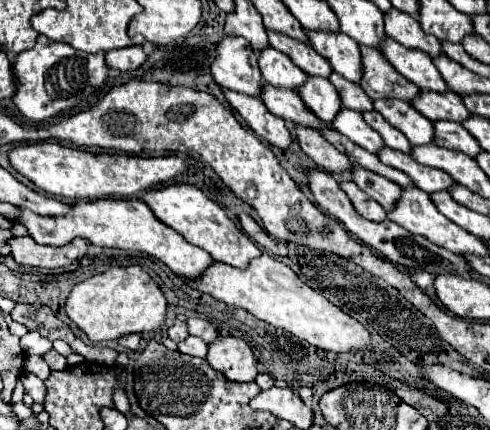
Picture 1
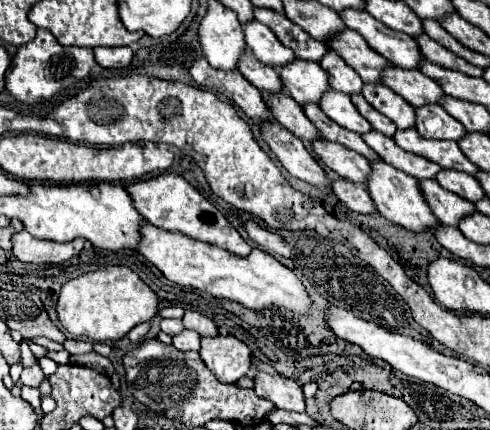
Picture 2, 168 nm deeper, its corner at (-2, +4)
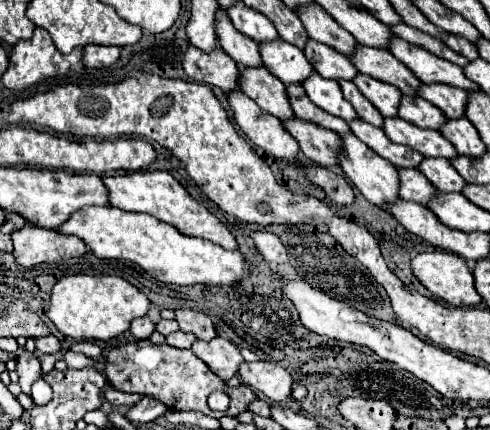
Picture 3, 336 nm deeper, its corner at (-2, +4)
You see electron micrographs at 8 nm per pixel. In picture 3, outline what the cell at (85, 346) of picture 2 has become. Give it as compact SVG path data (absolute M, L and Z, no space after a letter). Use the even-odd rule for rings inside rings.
M44 336L44 338L38 338L36 350L40 354L54 354L54 352L62 350L62 342L56 336Z

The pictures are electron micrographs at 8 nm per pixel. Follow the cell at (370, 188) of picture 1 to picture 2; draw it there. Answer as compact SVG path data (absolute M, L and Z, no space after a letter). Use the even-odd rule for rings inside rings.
M324 138L312 142L312 152L324 166L334 170L340 178L366 184L366 178L370 174L370 162L358 152L344 148L336 142L328 142Z

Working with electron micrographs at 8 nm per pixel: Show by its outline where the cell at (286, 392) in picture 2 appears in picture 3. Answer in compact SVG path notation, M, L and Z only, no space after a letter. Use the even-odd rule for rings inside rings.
M258 360L252 364L242 362L238 376L246 386L260 392L274 404L286 404L292 398L294 378L290 376L288 370L284 370L276 362L270 360Z

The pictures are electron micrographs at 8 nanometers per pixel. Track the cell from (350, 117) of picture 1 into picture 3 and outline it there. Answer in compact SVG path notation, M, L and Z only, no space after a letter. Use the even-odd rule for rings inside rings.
M312 74L304 82L304 90L308 98L324 112L330 112L332 116L338 116L346 122L354 122L358 118L358 114L352 110L352 104L342 96L338 82L324 80L320 74Z

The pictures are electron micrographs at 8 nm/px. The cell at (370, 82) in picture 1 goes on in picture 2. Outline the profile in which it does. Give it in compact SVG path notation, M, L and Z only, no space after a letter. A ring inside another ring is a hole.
M350 28L340 32L340 36L332 36L332 50L340 54L364 82L380 82L380 72L388 64L386 58L380 58L378 52L368 48L366 40Z

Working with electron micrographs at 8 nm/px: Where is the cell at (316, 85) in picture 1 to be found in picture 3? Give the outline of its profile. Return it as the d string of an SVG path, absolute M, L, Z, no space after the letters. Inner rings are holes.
M284 40L260 44L260 54L264 68L284 84L304 84L314 74L314 66L306 60L304 52Z

